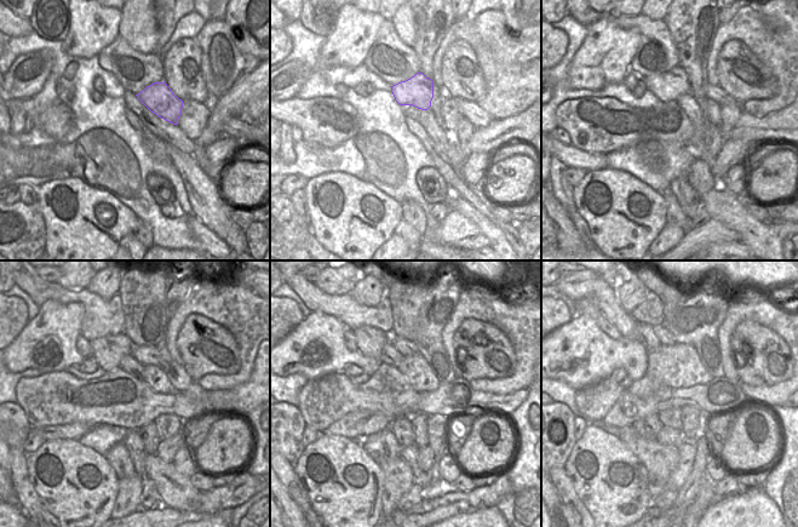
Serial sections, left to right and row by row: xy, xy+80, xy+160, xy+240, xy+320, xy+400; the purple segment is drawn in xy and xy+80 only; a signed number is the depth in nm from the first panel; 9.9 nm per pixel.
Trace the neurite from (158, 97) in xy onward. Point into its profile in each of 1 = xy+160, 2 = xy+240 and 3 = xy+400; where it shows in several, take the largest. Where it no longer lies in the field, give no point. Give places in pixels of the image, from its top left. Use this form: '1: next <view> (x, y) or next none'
1: next xy+160 (667, 86)
2: next xy+240 (108, 350)
3: next xy+400 (604, 297)

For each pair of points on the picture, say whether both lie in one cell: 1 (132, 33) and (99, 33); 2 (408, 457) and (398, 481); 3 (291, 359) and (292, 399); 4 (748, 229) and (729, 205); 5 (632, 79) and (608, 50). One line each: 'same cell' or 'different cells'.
1: different cells
2: different cells
3: different cells
4: same cell
5: different cells

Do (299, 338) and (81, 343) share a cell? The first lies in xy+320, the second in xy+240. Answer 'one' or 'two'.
two

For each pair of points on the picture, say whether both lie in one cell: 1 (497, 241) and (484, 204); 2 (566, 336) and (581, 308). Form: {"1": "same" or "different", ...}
{"1": "different", "2": "different"}

